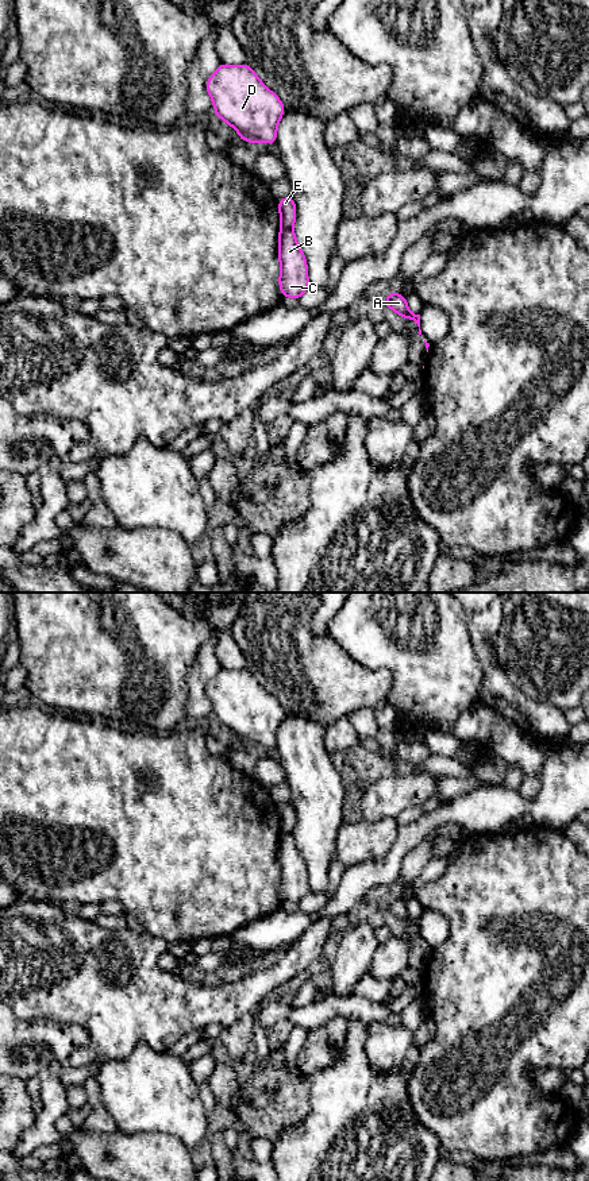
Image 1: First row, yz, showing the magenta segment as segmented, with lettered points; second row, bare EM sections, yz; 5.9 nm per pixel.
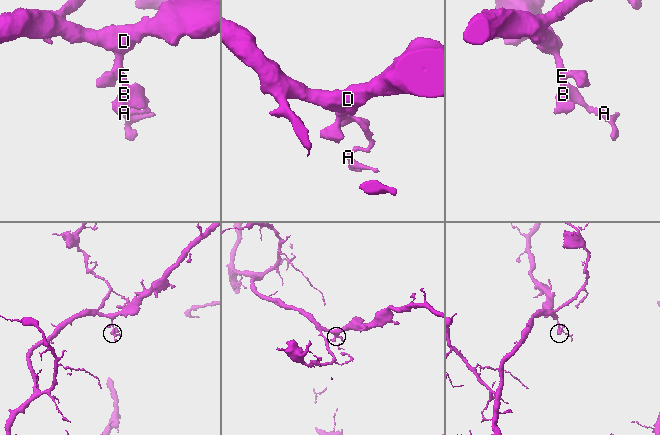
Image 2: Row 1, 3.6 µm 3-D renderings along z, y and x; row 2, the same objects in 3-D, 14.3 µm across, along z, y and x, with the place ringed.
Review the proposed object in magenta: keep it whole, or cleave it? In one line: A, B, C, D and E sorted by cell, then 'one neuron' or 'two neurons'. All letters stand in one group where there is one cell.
A B C / D E | two neurons

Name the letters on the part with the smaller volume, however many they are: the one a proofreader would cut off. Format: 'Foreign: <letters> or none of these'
Foreign: A, B, C

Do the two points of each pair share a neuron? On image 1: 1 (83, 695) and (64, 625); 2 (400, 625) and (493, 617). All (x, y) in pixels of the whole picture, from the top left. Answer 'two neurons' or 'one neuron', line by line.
1: one neuron
2: two neurons

